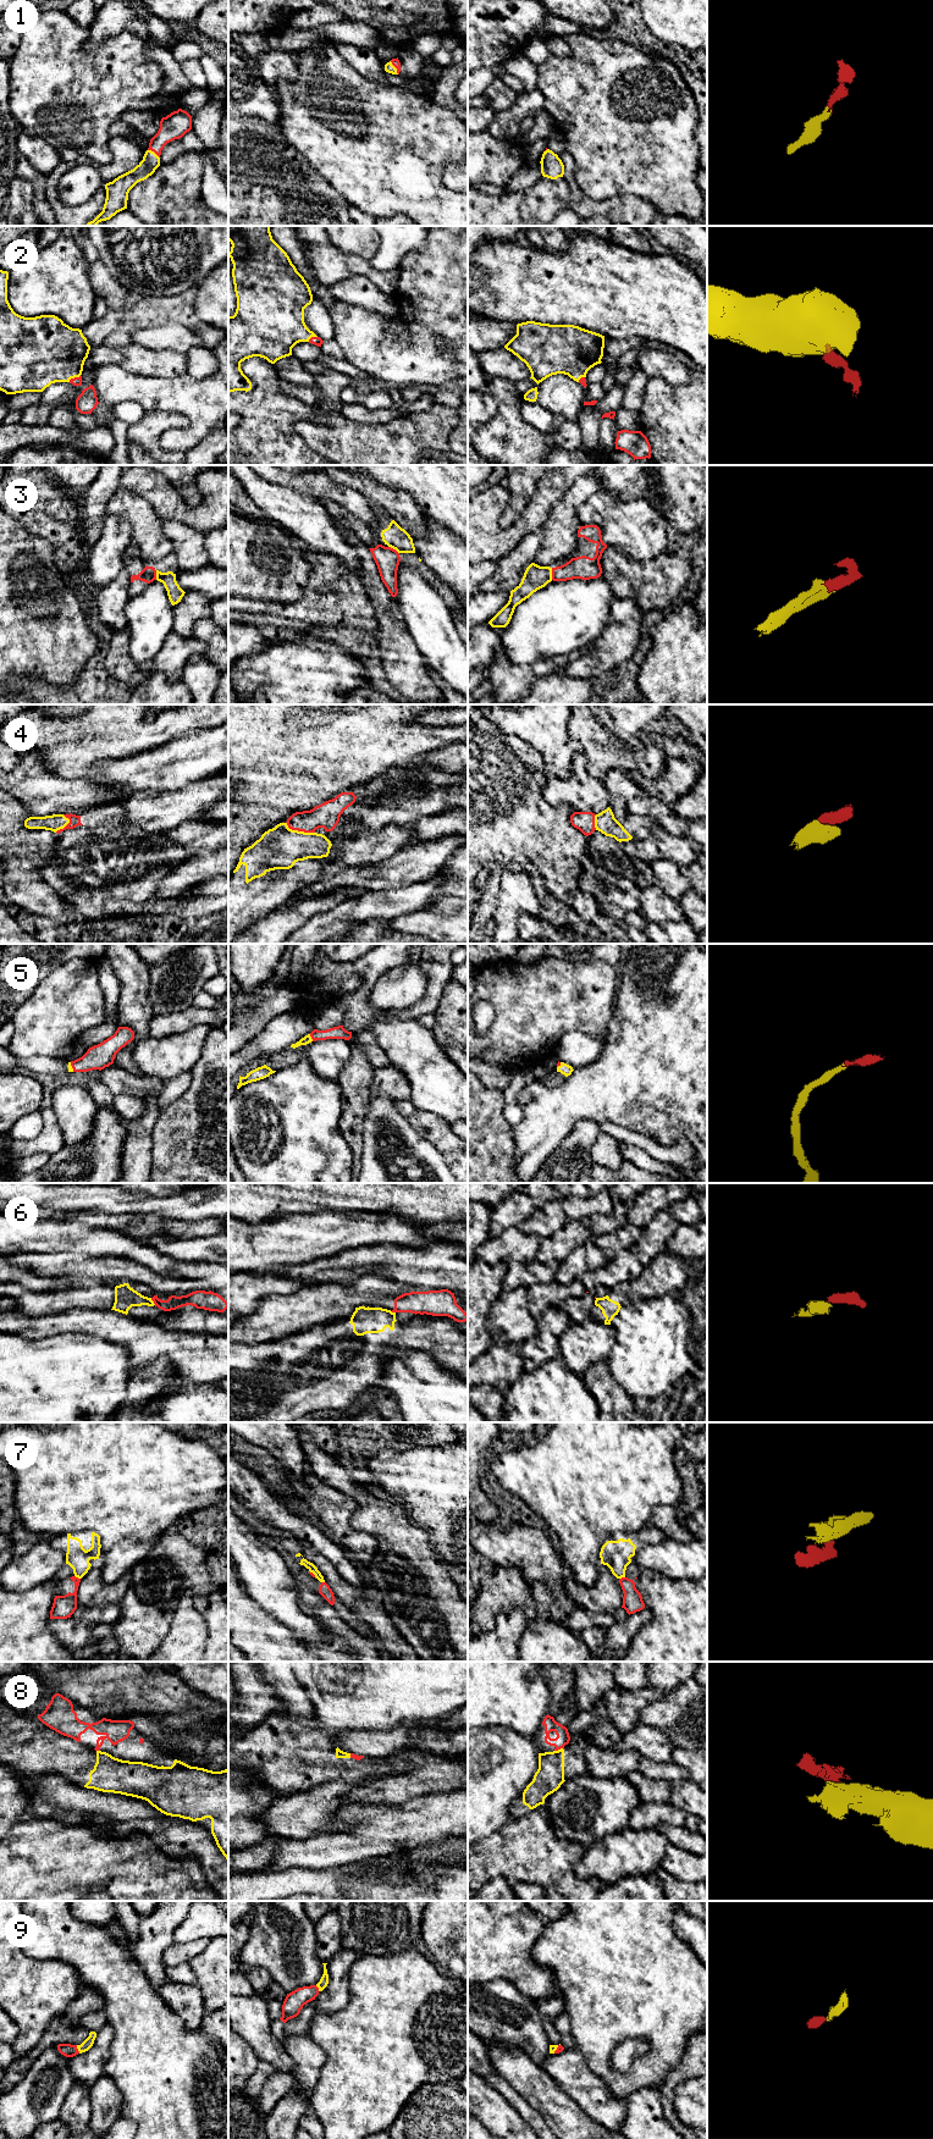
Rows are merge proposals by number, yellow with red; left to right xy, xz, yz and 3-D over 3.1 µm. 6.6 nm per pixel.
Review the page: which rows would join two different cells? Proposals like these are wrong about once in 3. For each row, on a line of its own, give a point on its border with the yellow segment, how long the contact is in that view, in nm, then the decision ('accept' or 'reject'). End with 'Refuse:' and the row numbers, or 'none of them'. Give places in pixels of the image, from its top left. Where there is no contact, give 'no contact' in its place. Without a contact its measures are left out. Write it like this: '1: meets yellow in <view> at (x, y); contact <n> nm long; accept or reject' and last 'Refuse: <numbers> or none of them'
1: meets yellow in xz at (395, 67); contact 110 nm long; accept
2: meets yellow in xy at (73, 377); contact 90 nm long; accept
3: meets yellow in yz at (551, 574); contact 80 nm long; reject
4: meets yellow in xz at (299, 832); contact 200 nm long; accept
5: meets yellow in xz at (310, 1038); contact 50 nm long; accept
6: meets yellow in xy at (153, 1302); contact 60 nm long; reject
7: meets yellow in xy at (77, 1576); contact 50 nm long; reject
8: meets yellow in yz at (558, 1750); contact 60 nm long; reject
9: meets yellow in xy at (77, 2048); contact 60 nm long; accept
Refuse: 3, 6, 7, 8

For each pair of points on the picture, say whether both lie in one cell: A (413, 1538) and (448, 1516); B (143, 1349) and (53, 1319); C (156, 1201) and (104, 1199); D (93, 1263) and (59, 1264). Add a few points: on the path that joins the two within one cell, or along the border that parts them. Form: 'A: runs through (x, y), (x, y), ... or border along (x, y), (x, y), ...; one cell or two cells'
A: border along (406, 1510), (407, 1515), (428, 1532), (430, 1548); two cells
B: runs through (121, 1328), (109, 1324), (75, 1321); one cell
C: runs through (143, 1201), (117, 1201); one cell
D: runs through (84, 1264), (67, 1264); one cell

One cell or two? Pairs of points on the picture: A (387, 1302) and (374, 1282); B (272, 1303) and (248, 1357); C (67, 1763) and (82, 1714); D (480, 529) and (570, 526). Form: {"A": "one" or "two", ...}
{"A": "one", "B": "two", "C": "two", "D": "two"}

